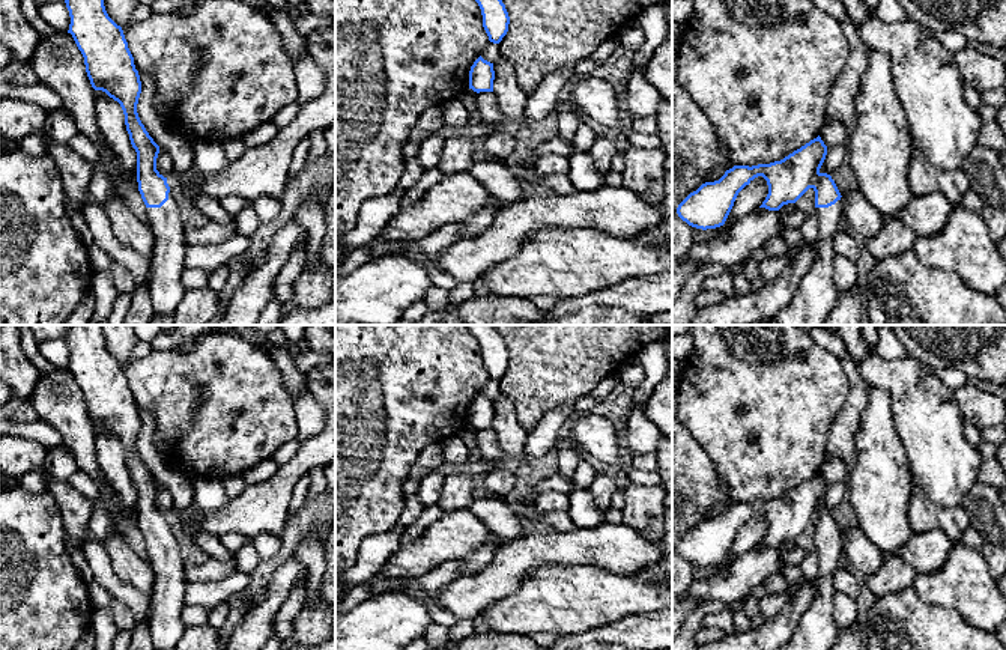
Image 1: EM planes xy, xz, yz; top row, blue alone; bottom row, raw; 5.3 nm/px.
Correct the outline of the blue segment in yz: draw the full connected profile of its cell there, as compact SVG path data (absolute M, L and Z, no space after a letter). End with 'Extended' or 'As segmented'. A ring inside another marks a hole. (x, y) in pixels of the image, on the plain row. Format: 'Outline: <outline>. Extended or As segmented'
Outline: M818 472L780 498L734 503L719 518L702 521L677 545L678 554L689 563L707 567L725 561L738 530L758 513L768 522L768 531L759 545L768 548L795 540L809 525L815 528L817 594L794 636L780 650L830 650L839 635L833 618L833 581L844 545L835 518L820 509L826 492L827 483Z. Extended

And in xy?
Outline: M69 325L66 333L72 372L84 394L95 427L117 438L137 489L137 519L155 572L150 596L150 636L153 650L174 650L185 632L180 611L185 605L185 566L167 515L156 507L159 483L141 460L137 441L141 418L123 367L107 351L101 325Z. Extended

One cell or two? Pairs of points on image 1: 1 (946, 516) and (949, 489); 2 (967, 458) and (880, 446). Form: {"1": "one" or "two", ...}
{"1": "two", "2": "two"}

